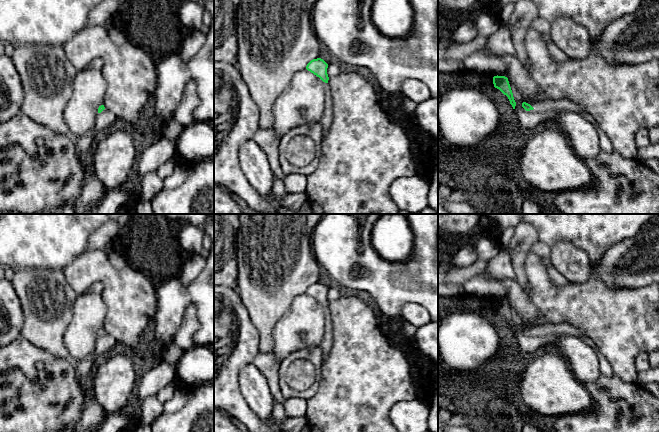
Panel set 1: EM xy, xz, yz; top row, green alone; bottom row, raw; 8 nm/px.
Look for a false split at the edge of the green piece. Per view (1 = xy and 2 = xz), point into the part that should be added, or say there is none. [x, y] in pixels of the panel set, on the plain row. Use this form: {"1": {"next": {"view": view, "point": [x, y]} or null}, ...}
{"1": {"next": null}, "2": {"next": null}}

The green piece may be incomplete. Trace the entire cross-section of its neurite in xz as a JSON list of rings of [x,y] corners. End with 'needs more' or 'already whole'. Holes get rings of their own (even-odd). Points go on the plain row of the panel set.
[[[321,282],[311,284],[306,293],[319,301],[323,306],[328,307],[329,301],[327,298],[328,288]]]; already whole

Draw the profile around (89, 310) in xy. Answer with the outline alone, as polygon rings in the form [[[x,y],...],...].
[[[84,292],[77,296],[72,320],[64,332],[64,344],[74,364],[93,353],[106,311],[101,293]]]

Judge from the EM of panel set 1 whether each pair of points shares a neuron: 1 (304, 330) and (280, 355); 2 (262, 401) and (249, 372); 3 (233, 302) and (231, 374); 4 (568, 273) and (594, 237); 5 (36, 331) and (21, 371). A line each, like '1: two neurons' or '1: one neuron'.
1: one neuron
2: one neuron
3: one neuron
4: two neurons
5: two neurons

